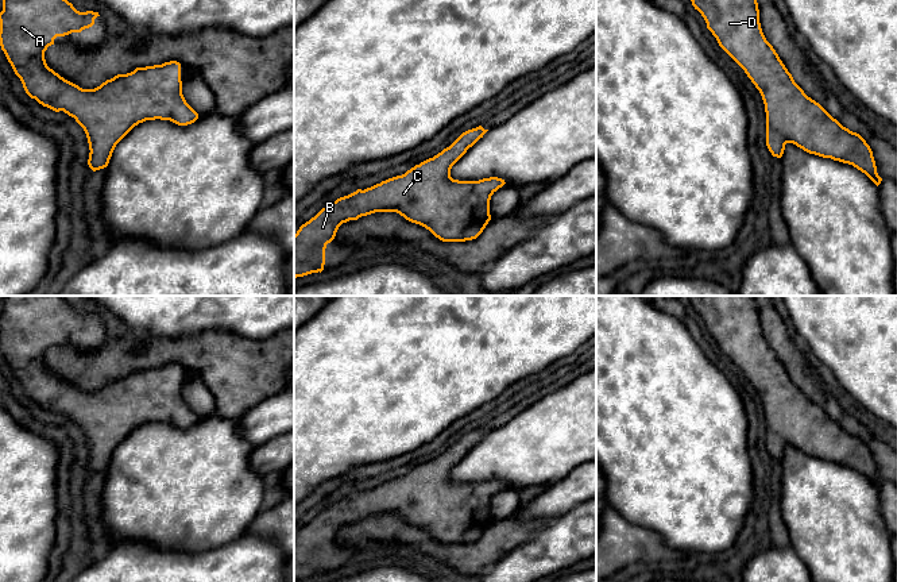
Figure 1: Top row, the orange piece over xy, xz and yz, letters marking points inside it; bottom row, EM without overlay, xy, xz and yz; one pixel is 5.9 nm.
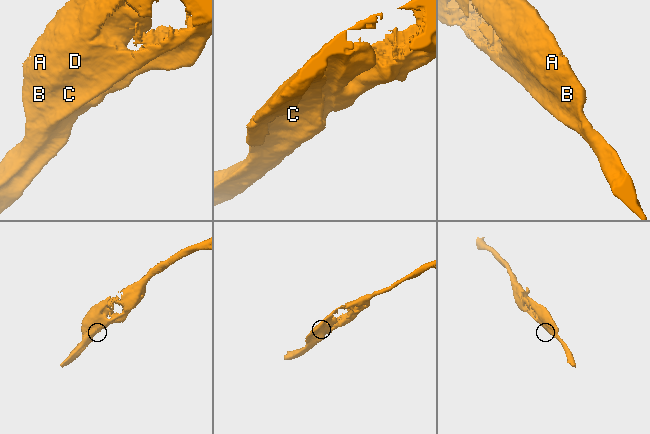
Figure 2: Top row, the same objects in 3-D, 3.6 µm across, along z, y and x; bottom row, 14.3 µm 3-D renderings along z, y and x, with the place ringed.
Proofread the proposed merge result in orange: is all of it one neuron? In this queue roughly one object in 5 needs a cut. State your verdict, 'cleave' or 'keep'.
keep

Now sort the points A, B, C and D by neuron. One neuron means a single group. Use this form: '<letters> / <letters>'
A B C D

